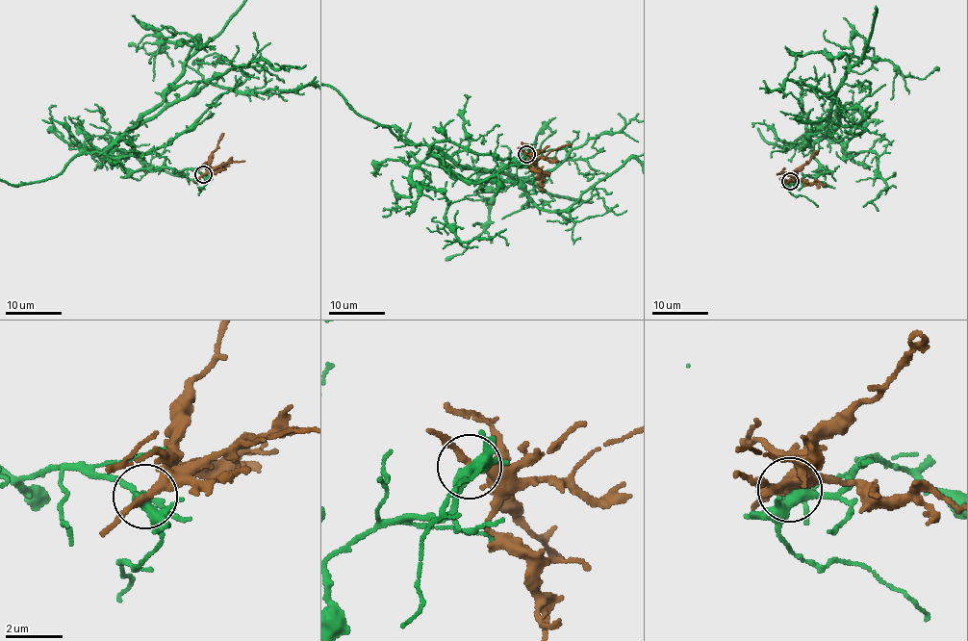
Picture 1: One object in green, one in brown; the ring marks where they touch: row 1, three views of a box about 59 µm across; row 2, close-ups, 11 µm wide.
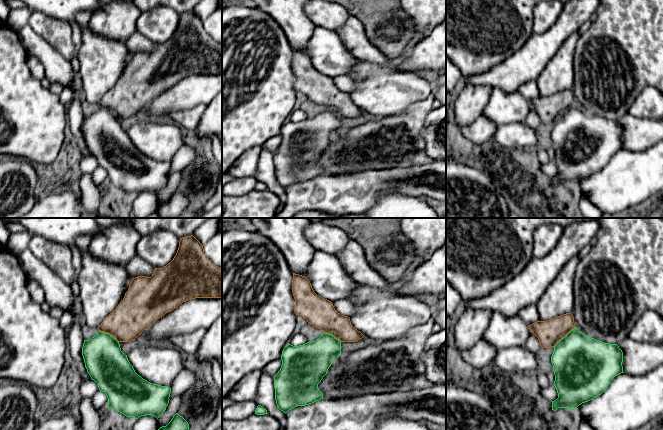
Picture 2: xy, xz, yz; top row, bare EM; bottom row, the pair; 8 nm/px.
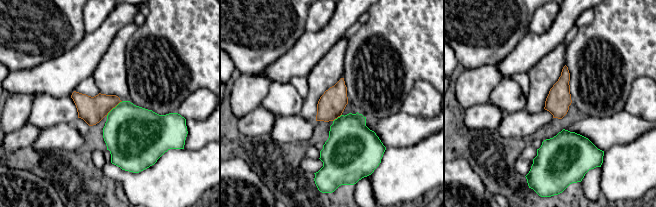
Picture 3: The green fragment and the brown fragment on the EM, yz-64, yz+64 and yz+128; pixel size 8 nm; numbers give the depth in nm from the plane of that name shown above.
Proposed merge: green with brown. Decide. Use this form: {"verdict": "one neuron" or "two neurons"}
{"verdict": "two neurons"}

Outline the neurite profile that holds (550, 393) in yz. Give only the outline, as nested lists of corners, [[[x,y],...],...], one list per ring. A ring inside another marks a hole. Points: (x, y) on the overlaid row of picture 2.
[[[550,384],[547,388],[541,388],[540,394],[548,401],[554,401],[558,398],[558,393],[553,384]]]

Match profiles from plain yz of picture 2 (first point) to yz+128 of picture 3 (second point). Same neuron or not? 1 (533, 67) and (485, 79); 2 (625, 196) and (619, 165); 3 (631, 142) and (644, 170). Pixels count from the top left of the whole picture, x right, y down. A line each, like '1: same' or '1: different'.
1: different
2: same
3: different

